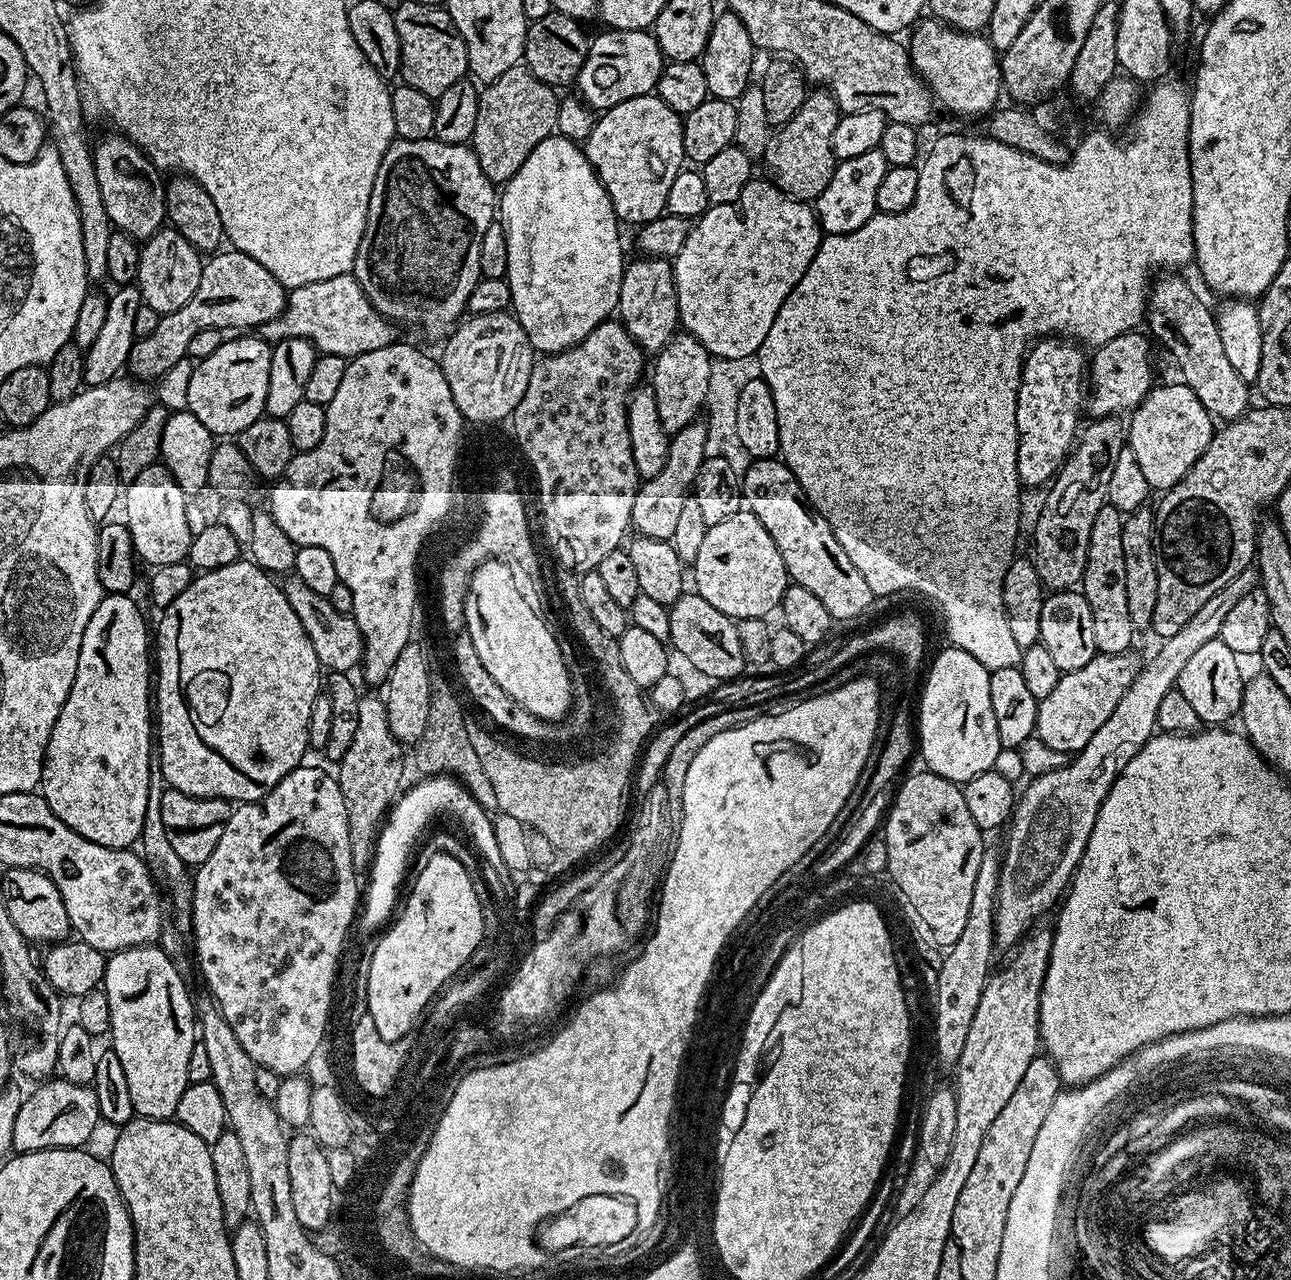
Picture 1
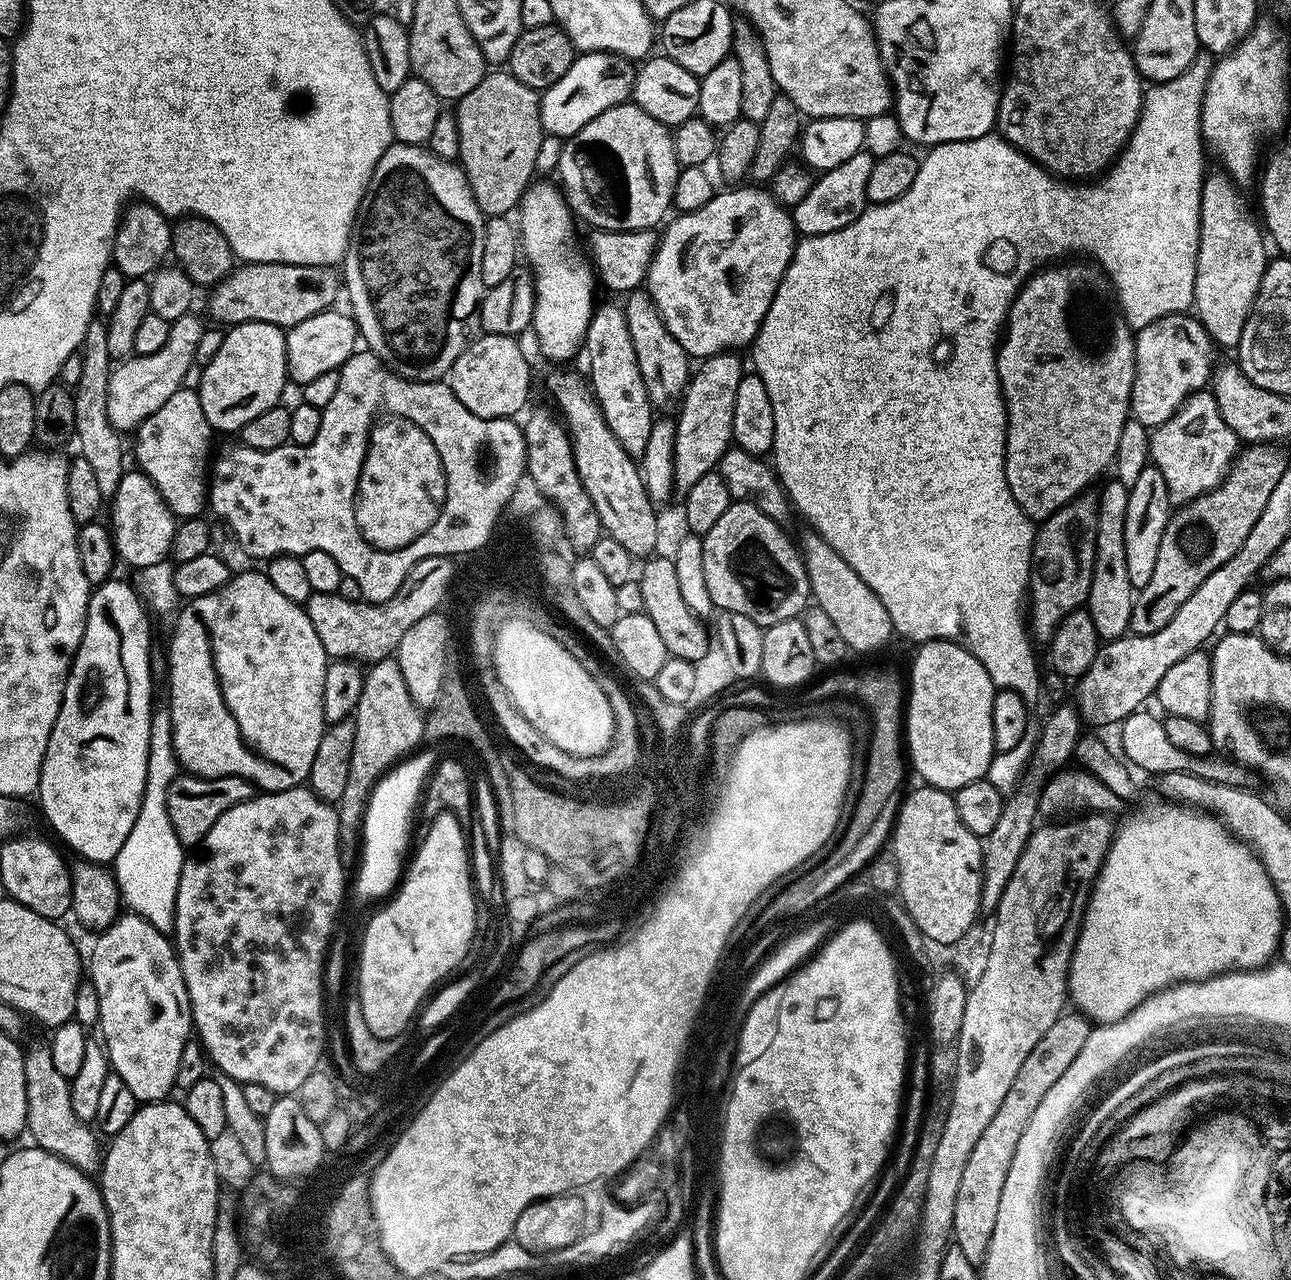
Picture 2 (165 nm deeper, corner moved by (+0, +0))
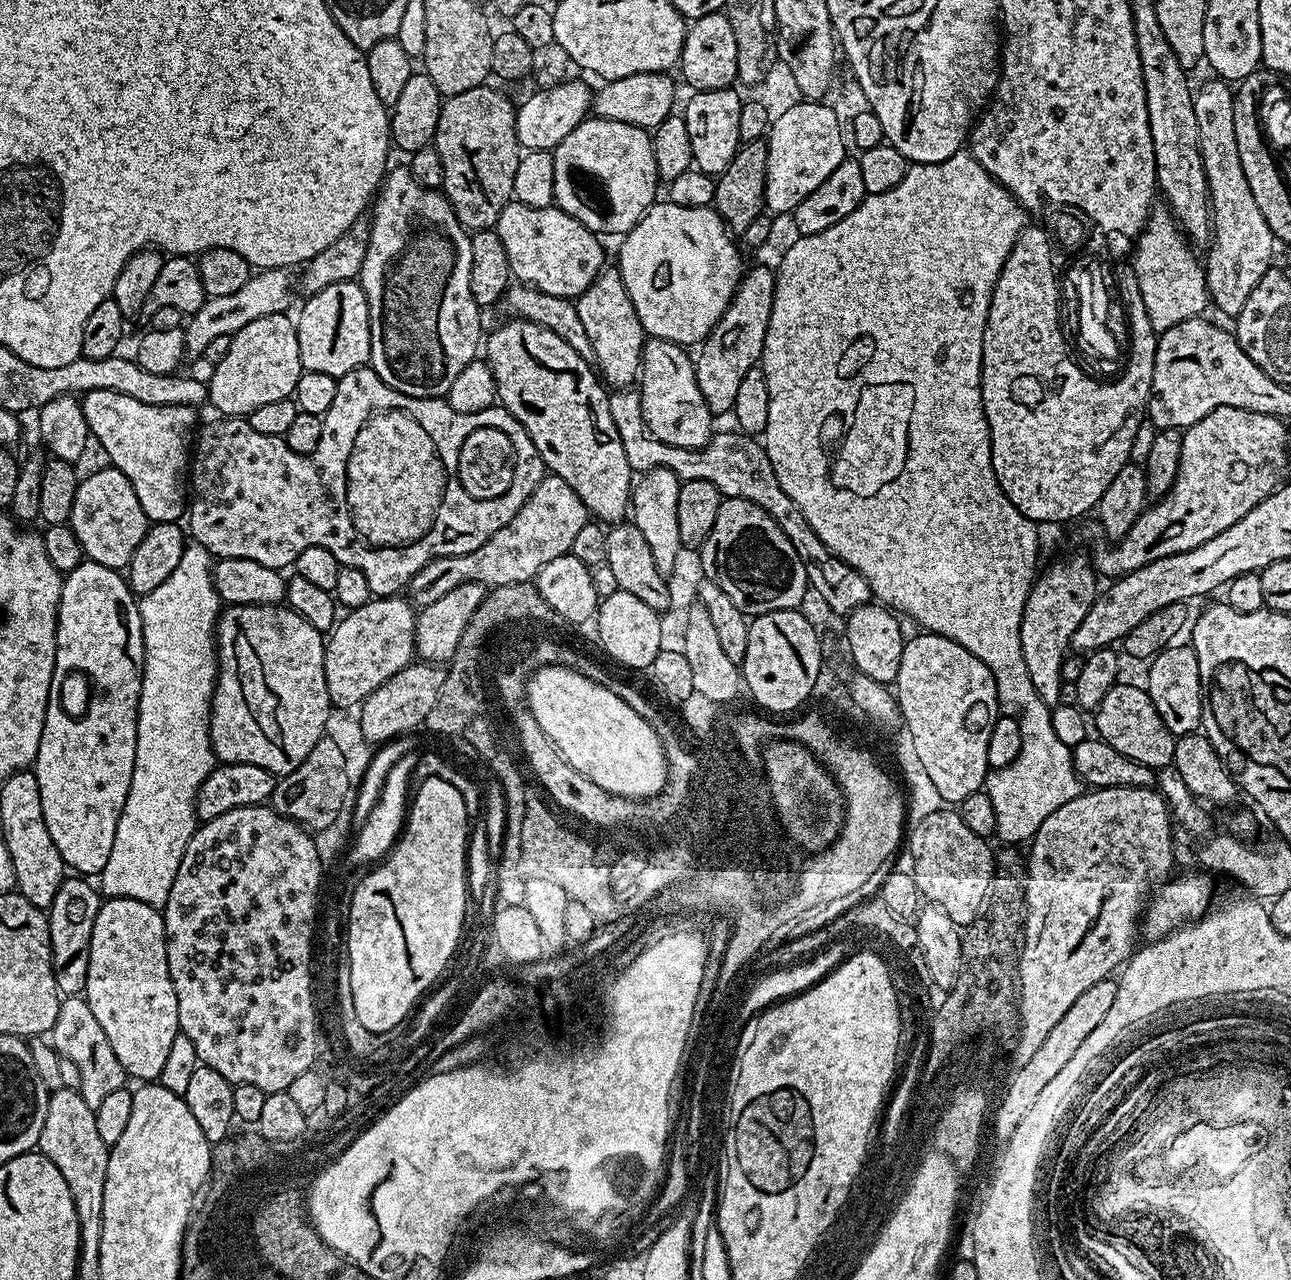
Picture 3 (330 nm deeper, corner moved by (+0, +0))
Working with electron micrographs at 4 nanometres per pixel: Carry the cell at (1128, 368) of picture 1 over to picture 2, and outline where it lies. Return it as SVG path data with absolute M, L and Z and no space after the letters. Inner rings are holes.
M1183 312L1150 322L1150 326L1139 329L1135 337L1136 373L1130 416L1149 430L1155 430L1166 423L1195 392L1209 387L1217 363L1217 349L1211 334L1199 319Z

